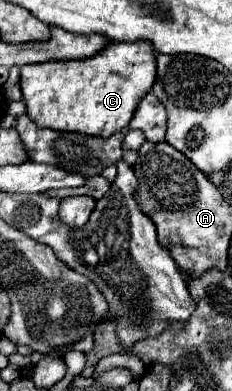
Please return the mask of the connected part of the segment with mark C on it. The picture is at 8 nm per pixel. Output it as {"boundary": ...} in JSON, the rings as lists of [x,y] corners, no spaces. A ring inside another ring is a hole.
{"boundary":[[[109,42],[91,58],[23,66],[21,90],[27,114],[39,128],[111,136],[131,122],[139,100],[155,82],[155,72],[151,42]]]}

